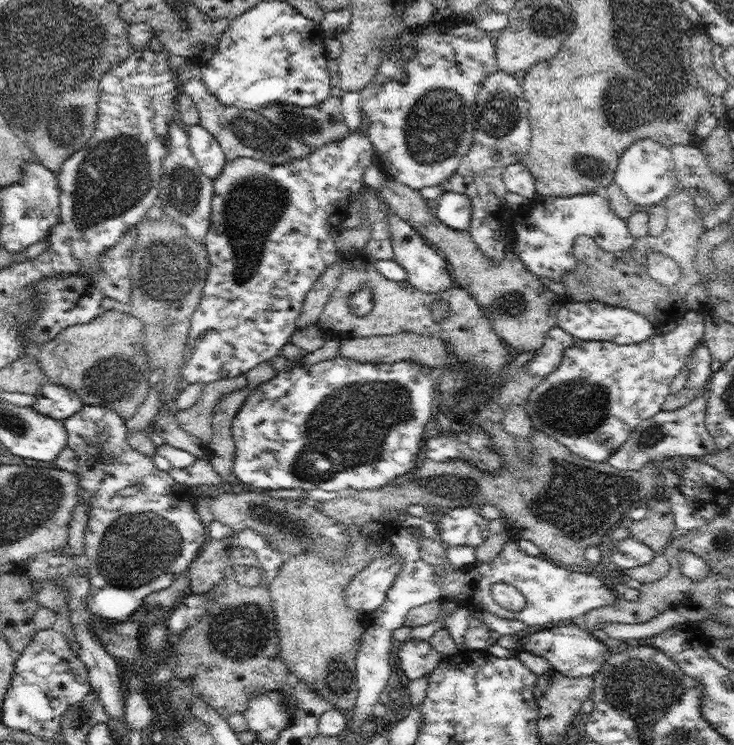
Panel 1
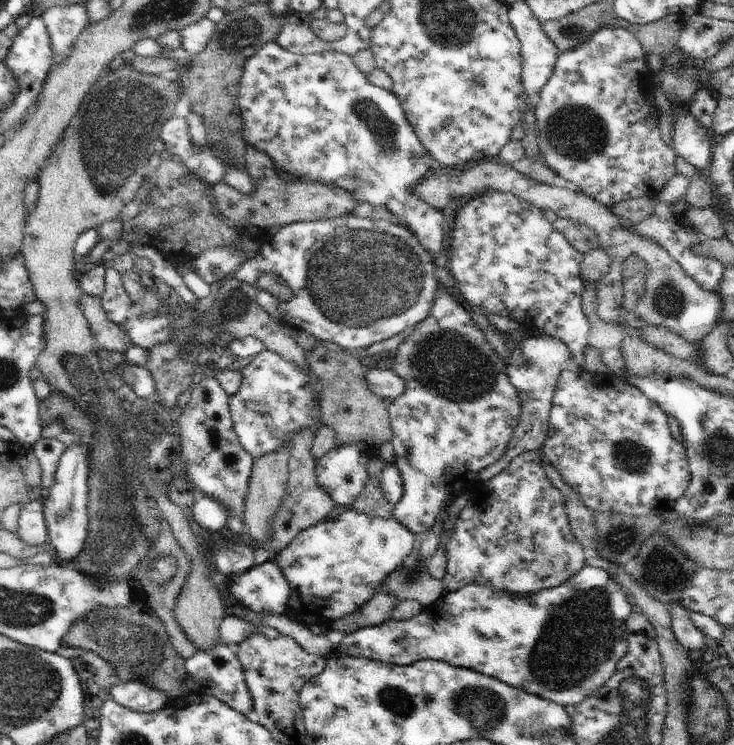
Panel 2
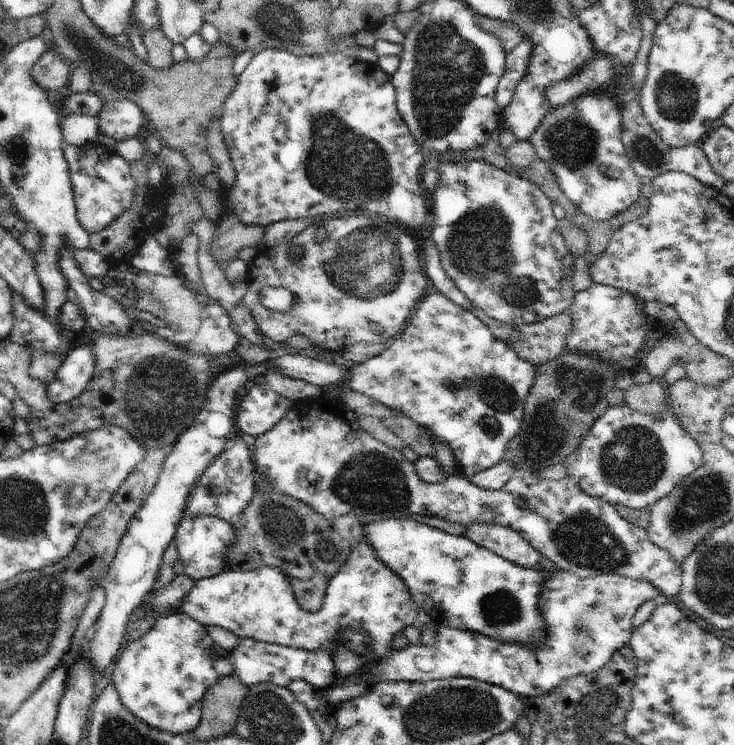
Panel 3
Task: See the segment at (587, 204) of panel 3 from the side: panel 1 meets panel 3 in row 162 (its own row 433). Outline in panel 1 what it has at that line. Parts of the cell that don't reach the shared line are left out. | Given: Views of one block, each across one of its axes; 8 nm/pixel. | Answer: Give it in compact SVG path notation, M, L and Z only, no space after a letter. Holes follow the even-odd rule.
M688 310L670 332L654 334L634 344L619 345L610 341L576 338L574 344L565 350L560 367L544 377L527 398L525 409L533 428L555 438L582 458L606 462L643 420L661 411L663 402L670 396L672 380L685 368L693 349L703 340L703 317L697 311Z

